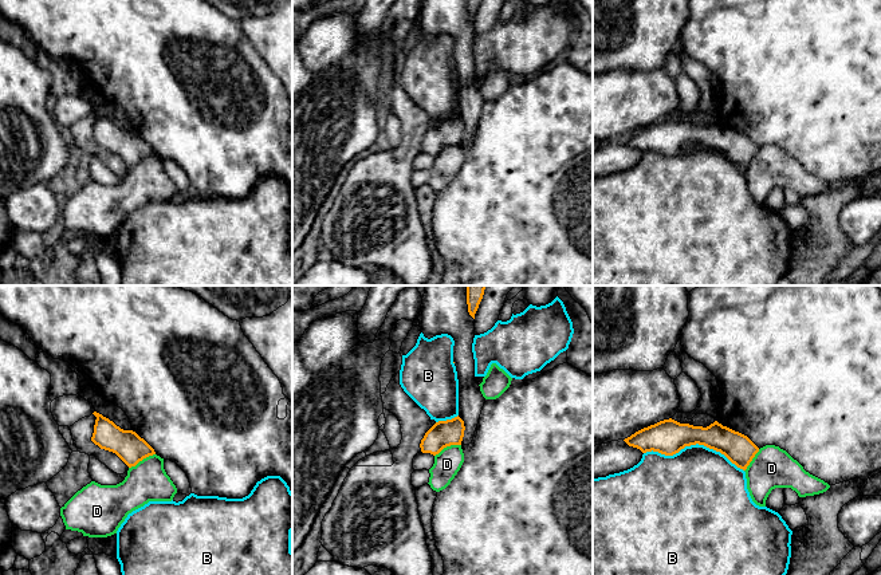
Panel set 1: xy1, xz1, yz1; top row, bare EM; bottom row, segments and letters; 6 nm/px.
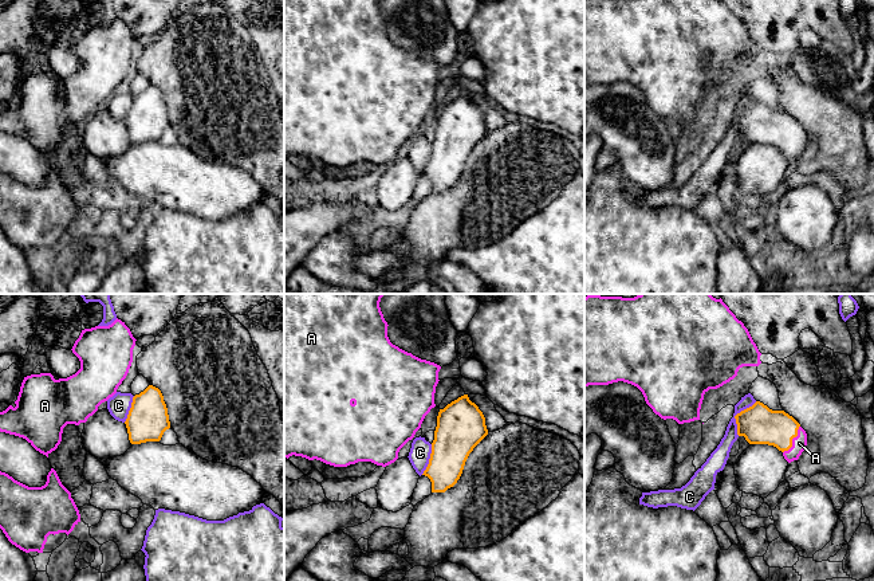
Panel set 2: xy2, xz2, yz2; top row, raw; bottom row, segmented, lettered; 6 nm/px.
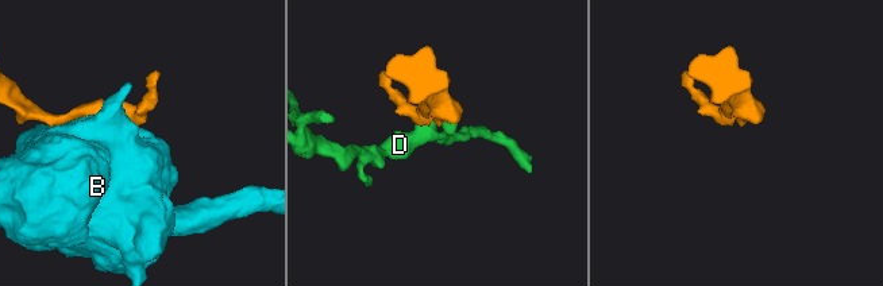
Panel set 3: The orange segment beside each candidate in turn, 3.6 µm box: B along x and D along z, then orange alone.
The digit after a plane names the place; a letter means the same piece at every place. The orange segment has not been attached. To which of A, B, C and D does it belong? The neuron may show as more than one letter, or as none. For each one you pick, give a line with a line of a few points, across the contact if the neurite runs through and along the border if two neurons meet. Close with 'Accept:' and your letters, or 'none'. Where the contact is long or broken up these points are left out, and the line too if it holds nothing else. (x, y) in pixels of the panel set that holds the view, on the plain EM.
A: line yz2 (759, 124), (778, 128), (791, 140), (799, 142)
Accept: A

